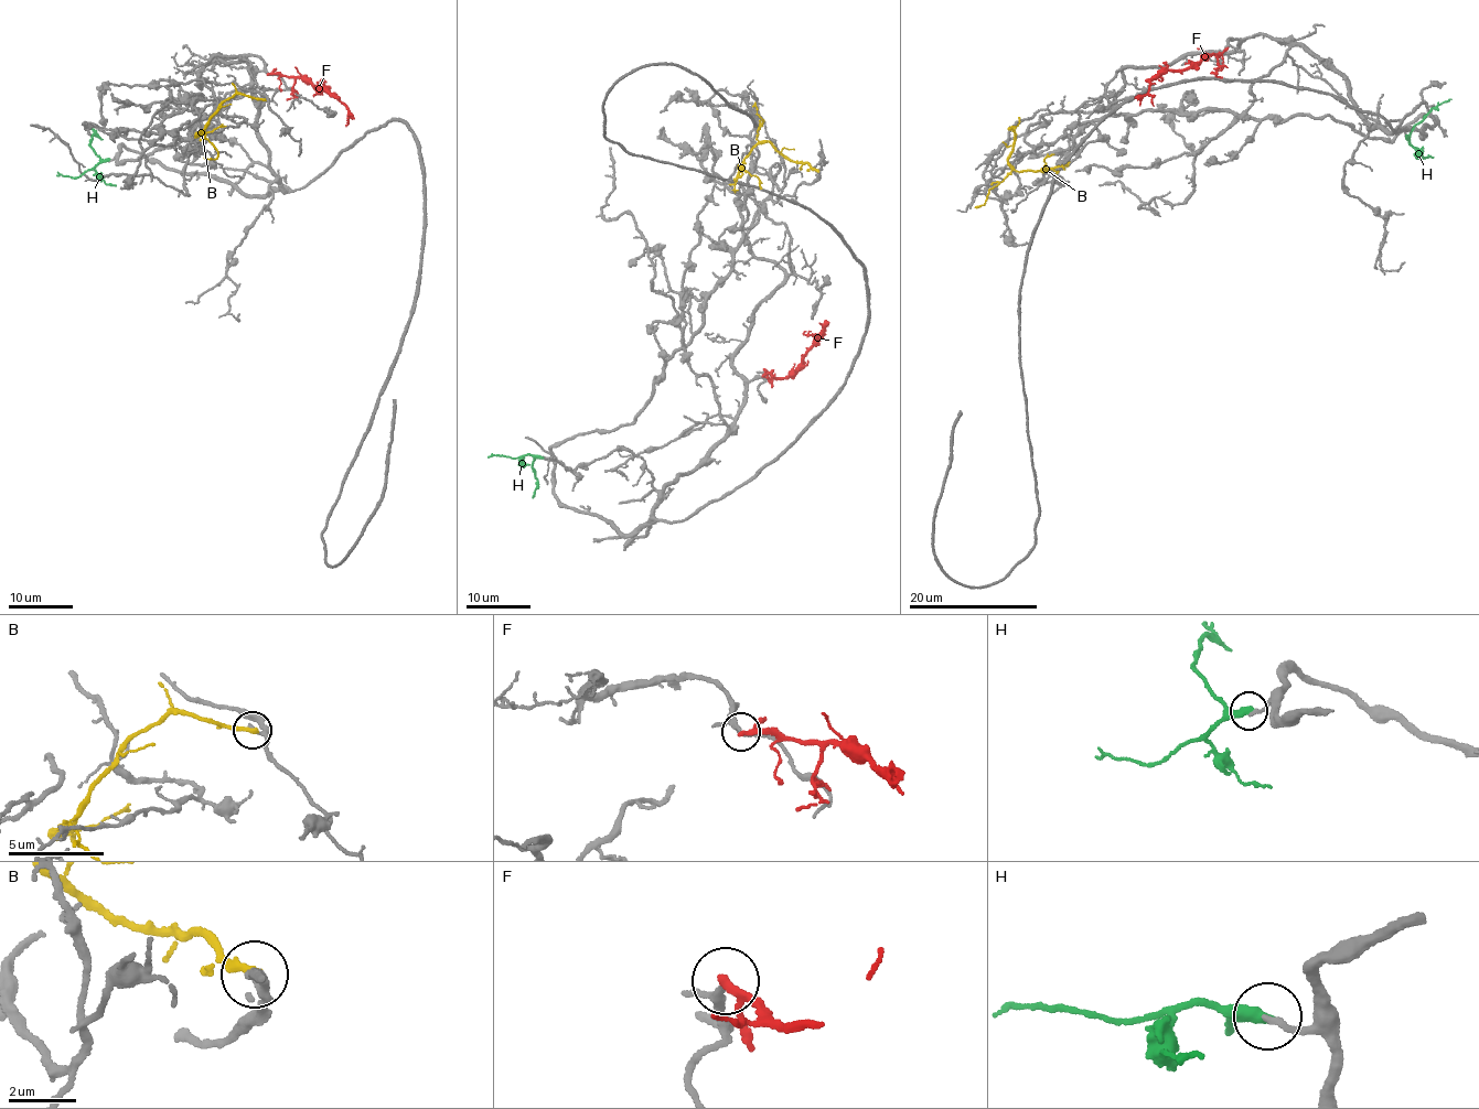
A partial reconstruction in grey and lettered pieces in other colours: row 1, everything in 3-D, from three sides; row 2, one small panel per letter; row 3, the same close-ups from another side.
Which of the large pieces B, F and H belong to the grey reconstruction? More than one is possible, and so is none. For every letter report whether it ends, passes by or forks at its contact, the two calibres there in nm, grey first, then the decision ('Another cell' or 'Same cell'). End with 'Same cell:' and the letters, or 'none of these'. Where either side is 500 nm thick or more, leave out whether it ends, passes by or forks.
B: It ends there. Thickness 170 nm (grey) against 280 nm. Another cell
F: It passes by. Thickness 140 nm (grey) against 200 nm. Another cell
H: It ends there. Thickness 170 nm (grey) against 400 nm. Another cell
Same cell: none of these

